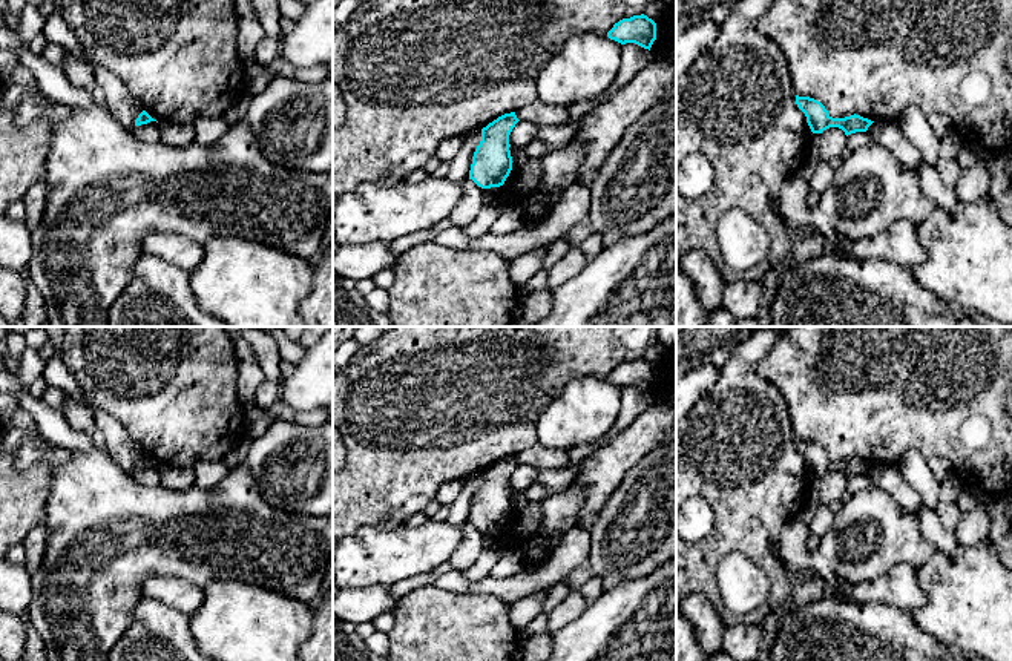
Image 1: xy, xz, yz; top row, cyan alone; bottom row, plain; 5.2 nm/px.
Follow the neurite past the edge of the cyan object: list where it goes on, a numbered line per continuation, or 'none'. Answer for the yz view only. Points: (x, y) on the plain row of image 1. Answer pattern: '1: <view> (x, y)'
none

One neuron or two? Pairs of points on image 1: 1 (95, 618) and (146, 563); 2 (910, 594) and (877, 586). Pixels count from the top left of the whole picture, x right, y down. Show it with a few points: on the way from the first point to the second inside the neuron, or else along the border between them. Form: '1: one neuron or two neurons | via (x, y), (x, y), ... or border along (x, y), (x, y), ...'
1: one neuron | via (105, 605), (132, 577)
2: one neuron | via (902, 591), (885, 589)

